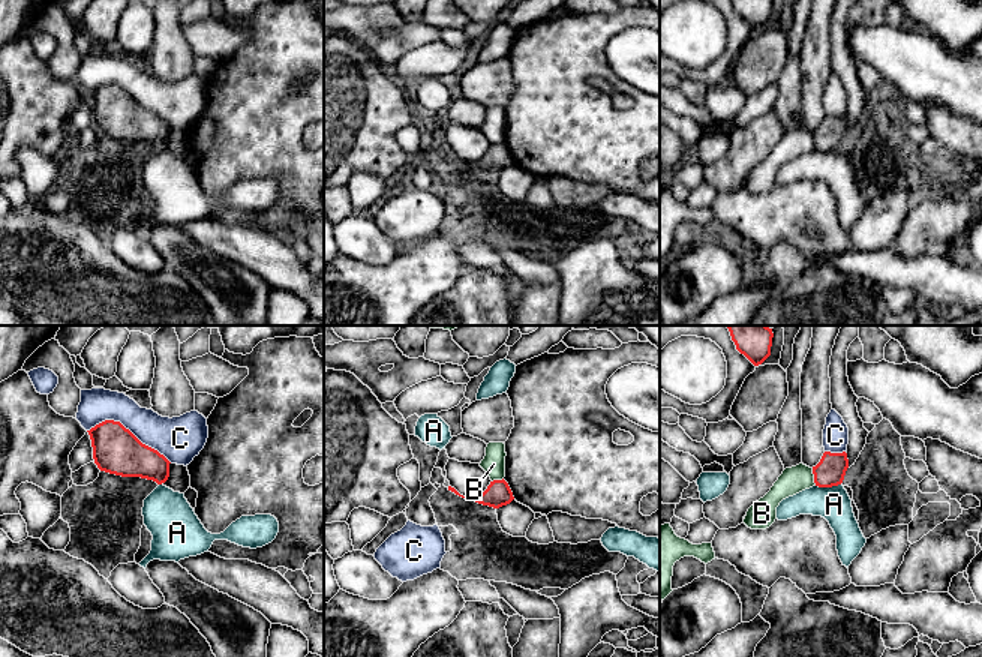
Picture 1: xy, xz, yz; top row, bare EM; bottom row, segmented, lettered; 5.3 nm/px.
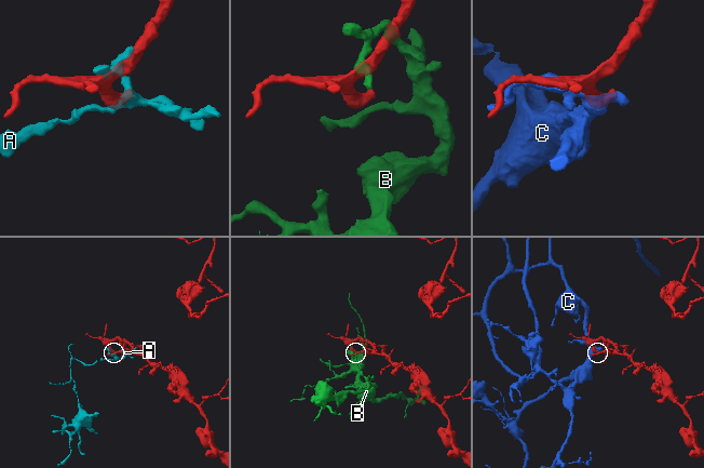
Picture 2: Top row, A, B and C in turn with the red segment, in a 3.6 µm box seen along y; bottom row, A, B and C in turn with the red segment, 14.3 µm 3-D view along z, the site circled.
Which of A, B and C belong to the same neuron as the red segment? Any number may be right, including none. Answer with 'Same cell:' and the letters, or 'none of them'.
Same cell: none of them

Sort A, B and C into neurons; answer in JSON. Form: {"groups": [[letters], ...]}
{"groups": [["A"], ["B"], ["C"]]}

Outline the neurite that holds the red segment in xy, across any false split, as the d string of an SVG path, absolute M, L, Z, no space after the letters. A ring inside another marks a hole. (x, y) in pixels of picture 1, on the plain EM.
M105 84L90 94L93 123L100 135L141 141L162 148L169 141L169 124L142 108L120 86Z

